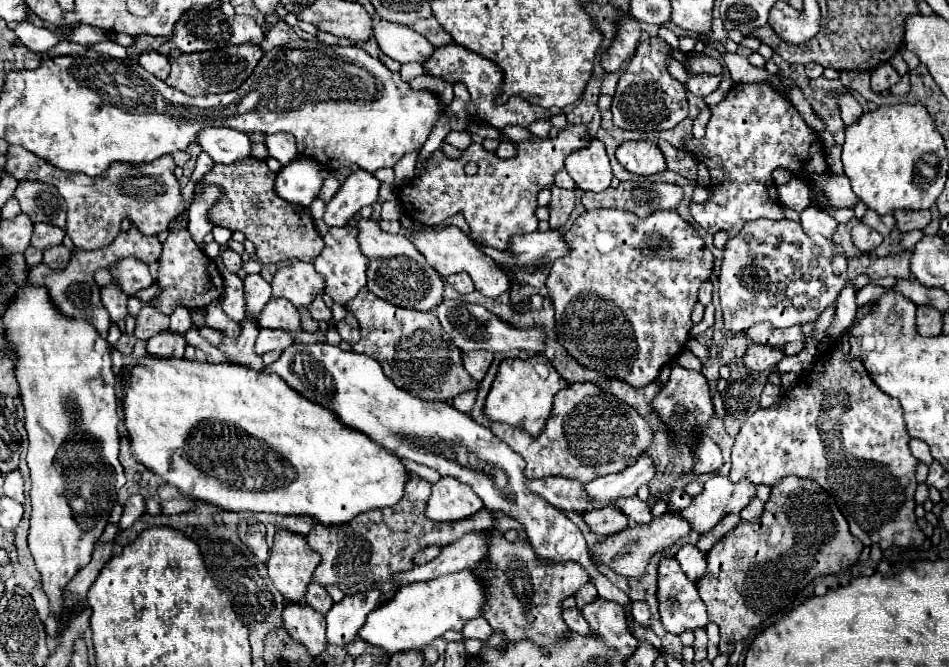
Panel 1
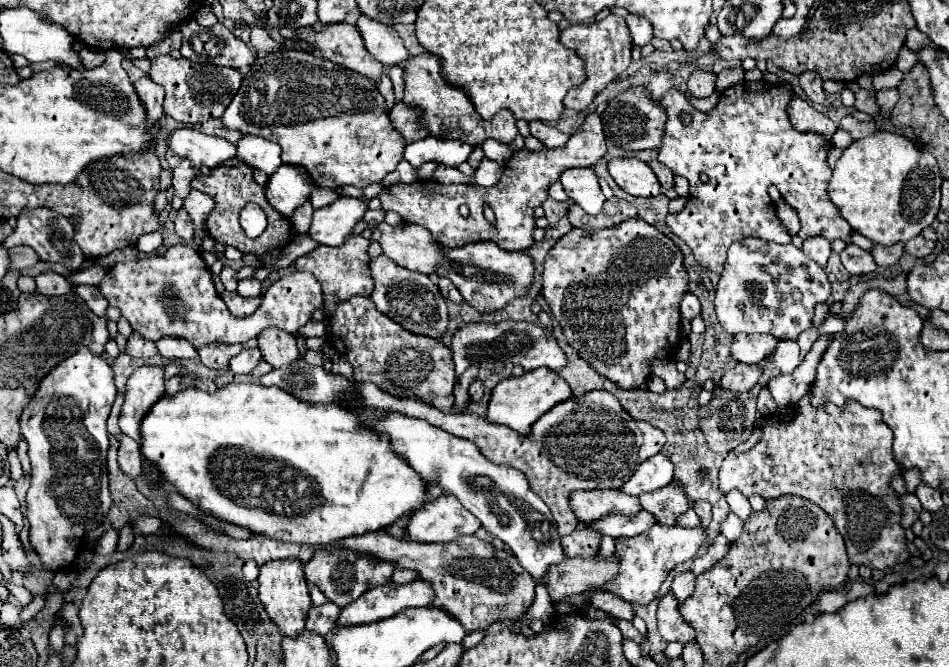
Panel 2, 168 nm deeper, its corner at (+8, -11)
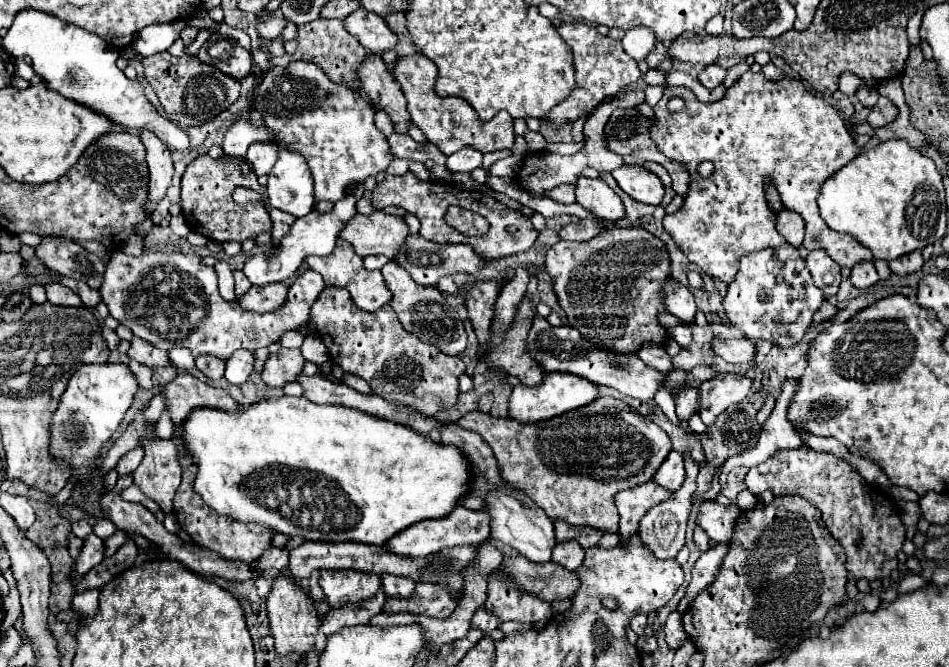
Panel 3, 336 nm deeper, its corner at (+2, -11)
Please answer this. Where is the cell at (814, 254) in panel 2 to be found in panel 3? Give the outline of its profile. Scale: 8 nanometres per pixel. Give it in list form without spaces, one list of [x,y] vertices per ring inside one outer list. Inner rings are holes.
[[[812,250],[806,258],[806,266],[814,278],[814,284],[824,292],[824,296],[836,296],[842,274],[840,266],[826,254],[826,250]]]

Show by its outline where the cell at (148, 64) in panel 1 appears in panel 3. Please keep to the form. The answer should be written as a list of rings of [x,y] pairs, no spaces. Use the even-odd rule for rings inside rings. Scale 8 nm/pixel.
[[[140,130],[140,138],[142,144],[146,146],[146,162],[150,168],[150,194],[148,194],[148,202],[146,202],[146,210],[148,214],[154,212],[156,204],[162,200],[162,196],[166,194],[166,188],[170,186],[174,168],[172,168],[172,158],[170,158],[170,150],[168,146],[150,130]]]

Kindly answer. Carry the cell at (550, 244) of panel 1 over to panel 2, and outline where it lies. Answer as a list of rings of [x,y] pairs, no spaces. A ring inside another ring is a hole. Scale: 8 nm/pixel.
[[[492,242],[464,244],[460,248],[444,248],[444,264],[440,264],[434,274],[448,276],[464,300],[480,312],[492,312],[504,308],[512,298],[528,292],[528,286],[534,280],[534,266],[526,252],[506,252]]]

